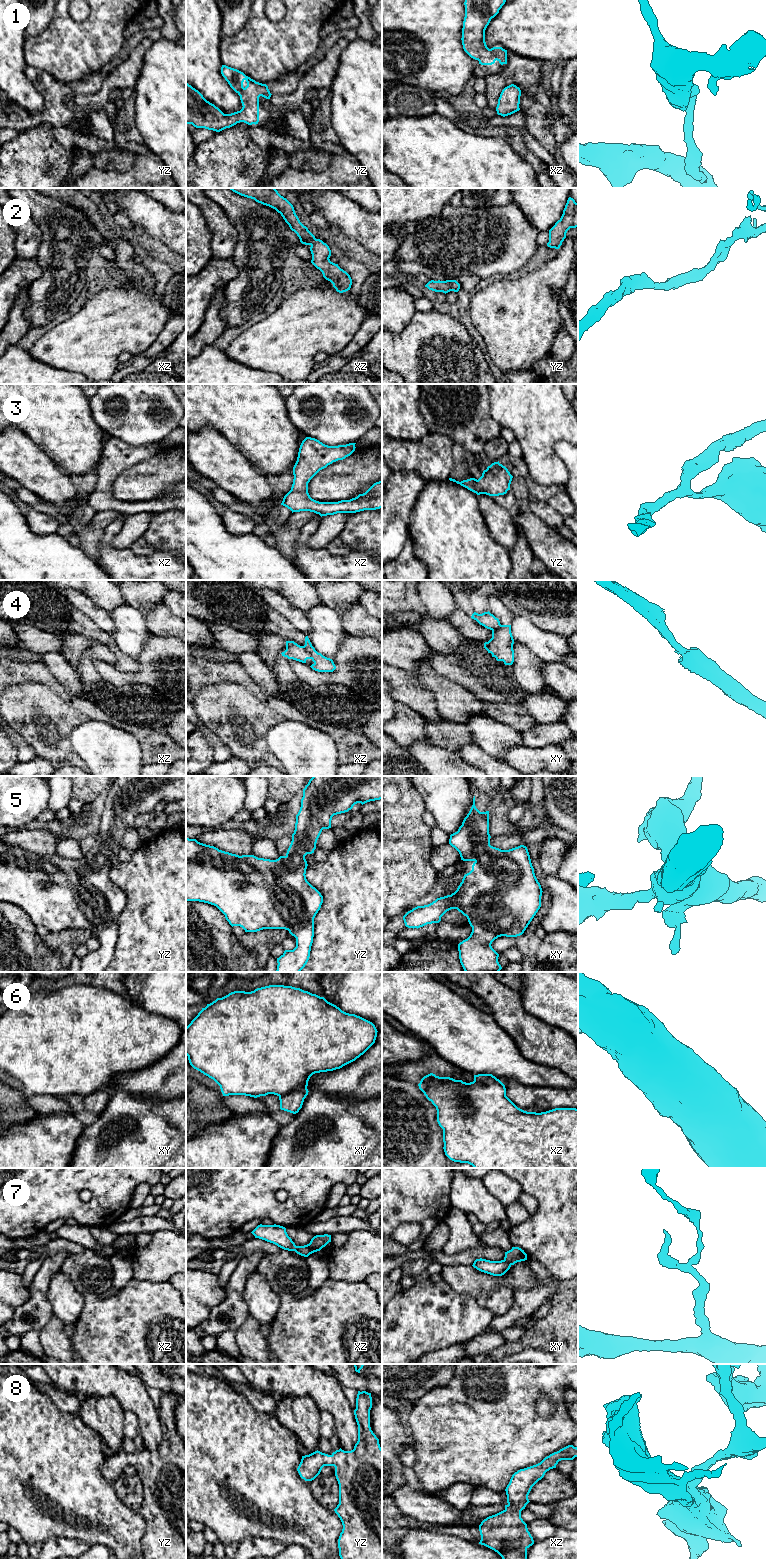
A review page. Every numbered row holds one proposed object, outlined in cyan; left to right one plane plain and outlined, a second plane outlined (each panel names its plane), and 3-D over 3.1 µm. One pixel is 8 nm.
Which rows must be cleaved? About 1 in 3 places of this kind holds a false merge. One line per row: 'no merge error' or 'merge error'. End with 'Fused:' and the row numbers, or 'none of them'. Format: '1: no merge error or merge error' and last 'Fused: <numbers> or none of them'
1: no merge error
2: no merge error
3: no merge error
4: merge error
5: no merge error
6: no merge error
7: merge error
8: no merge error
Fused: 4, 7

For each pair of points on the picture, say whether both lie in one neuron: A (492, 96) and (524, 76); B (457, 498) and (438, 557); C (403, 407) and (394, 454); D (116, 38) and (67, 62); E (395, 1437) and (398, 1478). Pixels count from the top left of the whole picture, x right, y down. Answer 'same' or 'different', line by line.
A: same
B: same
C: different
D: same
E: same

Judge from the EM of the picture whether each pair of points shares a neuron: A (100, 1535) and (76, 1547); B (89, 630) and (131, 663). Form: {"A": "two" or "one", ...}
{"A": "two", "B": "one"}

